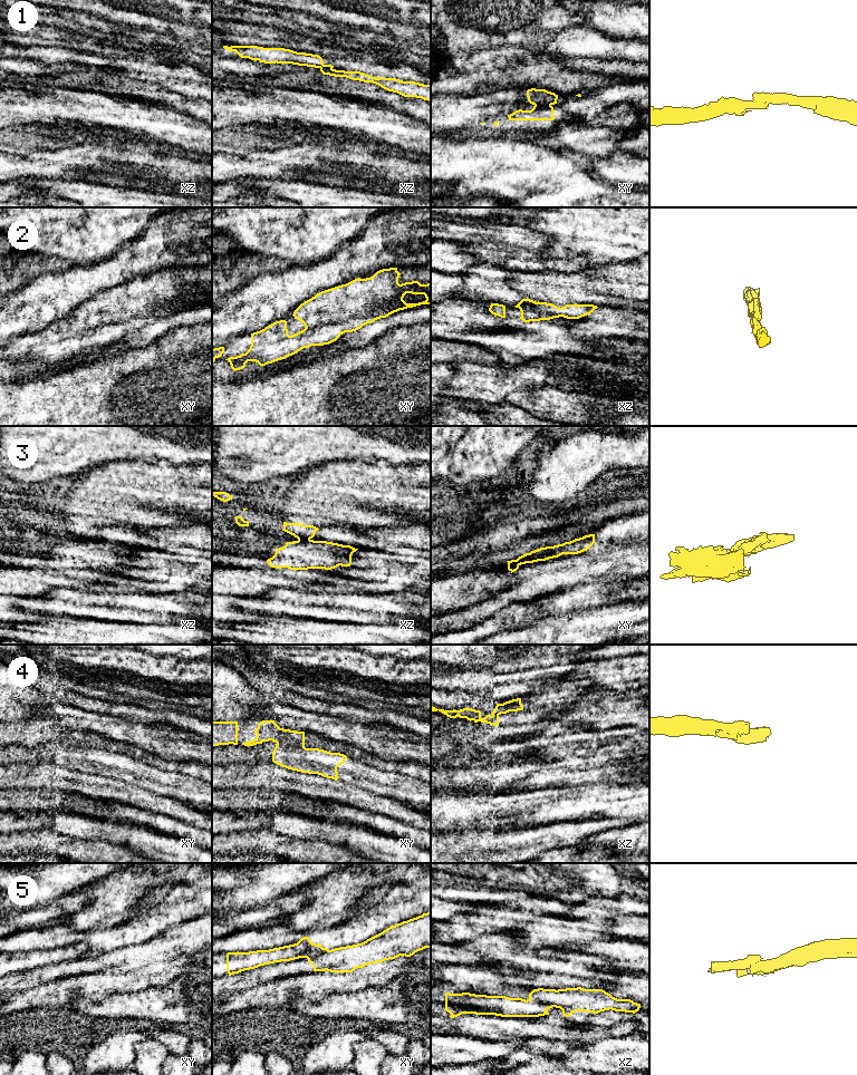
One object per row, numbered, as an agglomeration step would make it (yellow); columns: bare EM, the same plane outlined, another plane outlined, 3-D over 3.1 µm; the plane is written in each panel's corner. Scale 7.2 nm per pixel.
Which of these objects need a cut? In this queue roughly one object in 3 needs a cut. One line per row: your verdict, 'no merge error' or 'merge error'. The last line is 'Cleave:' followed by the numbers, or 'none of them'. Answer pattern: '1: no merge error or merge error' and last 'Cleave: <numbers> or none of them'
1: merge error
2: no merge error
3: merge error
4: merge error
5: merge error
Cleave: 1, 3, 4, 5

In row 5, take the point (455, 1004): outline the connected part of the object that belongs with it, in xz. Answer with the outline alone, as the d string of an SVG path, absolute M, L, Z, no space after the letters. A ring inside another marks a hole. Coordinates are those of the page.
M470 992L445 994L445 1010L451 1018L462 1014L495 1015L501 1017L539 1017L549 1015L551 1005L535 999L487 996Z

